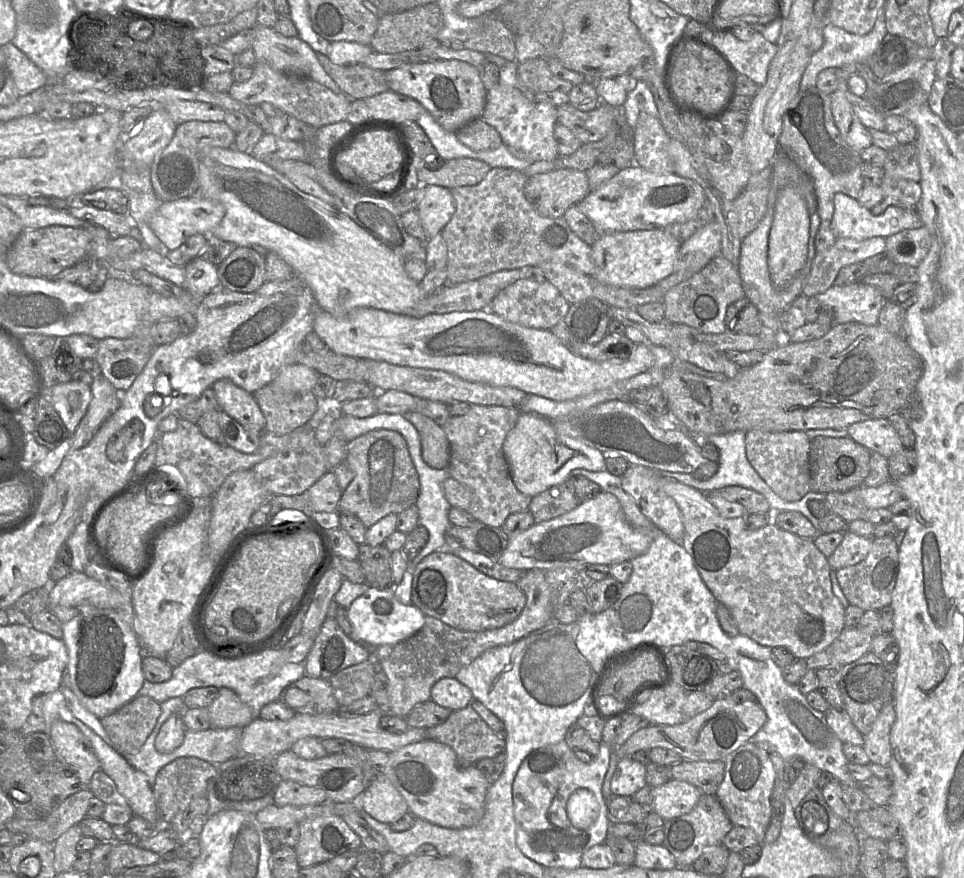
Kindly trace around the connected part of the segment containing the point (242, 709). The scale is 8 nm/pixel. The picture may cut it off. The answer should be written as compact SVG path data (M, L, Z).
M229 688L218 690L208 712L211 727L216 729L244 728L254 720L251 709Z

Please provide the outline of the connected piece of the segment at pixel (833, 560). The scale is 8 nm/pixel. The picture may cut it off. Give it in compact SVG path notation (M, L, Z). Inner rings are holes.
M846 531L840 545L828 557L828 562L833 571L852 566L861 562L869 553L874 537L867 538Z

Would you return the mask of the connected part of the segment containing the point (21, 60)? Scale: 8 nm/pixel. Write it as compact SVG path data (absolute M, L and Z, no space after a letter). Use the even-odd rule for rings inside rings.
M13 43L1 47L19 97L46 85L46 75Z

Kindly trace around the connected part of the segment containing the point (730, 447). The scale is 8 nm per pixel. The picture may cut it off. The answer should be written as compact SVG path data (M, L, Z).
M736 431L727 434L711 435L708 437L695 437L695 436L693 437L695 439L700 439L703 442L712 443L718 448L720 459L718 461L717 472L712 477L707 479L696 478L690 473L679 473L679 472L671 472L671 471L663 471L663 470L657 472L660 474L660 476L673 478L678 482L694 487L700 490L701 492L718 491L719 489L725 486L741 486L752 489L762 494L767 499L772 512L780 512L780 511L800 512L806 518L808 518L808 520L813 524L813 526L816 529L820 531L820 519L816 517L808 507L808 503L811 500L821 501L821 496L818 495L819 492L809 491L803 498L794 502L786 501L782 499L779 495L777 495L759 476L759 474L755 471L755 469L748 461L746 457L746 449L745 449L745 432Z

